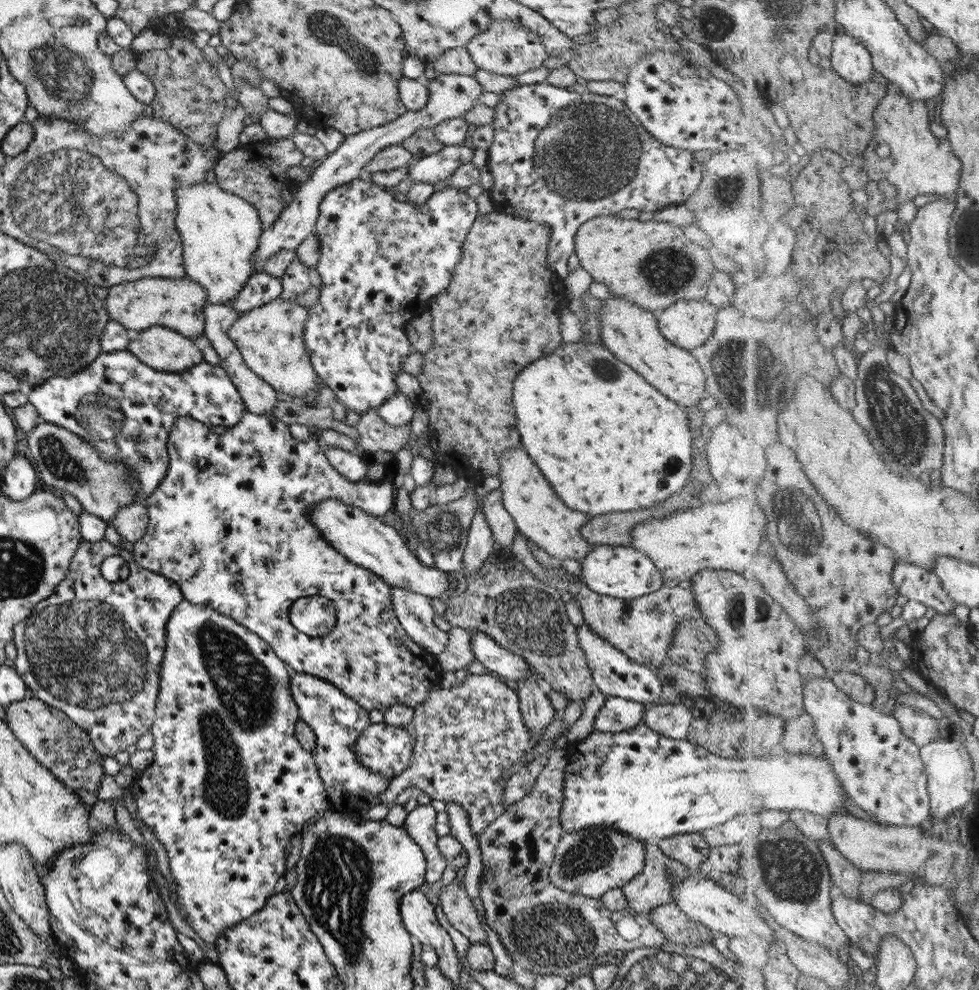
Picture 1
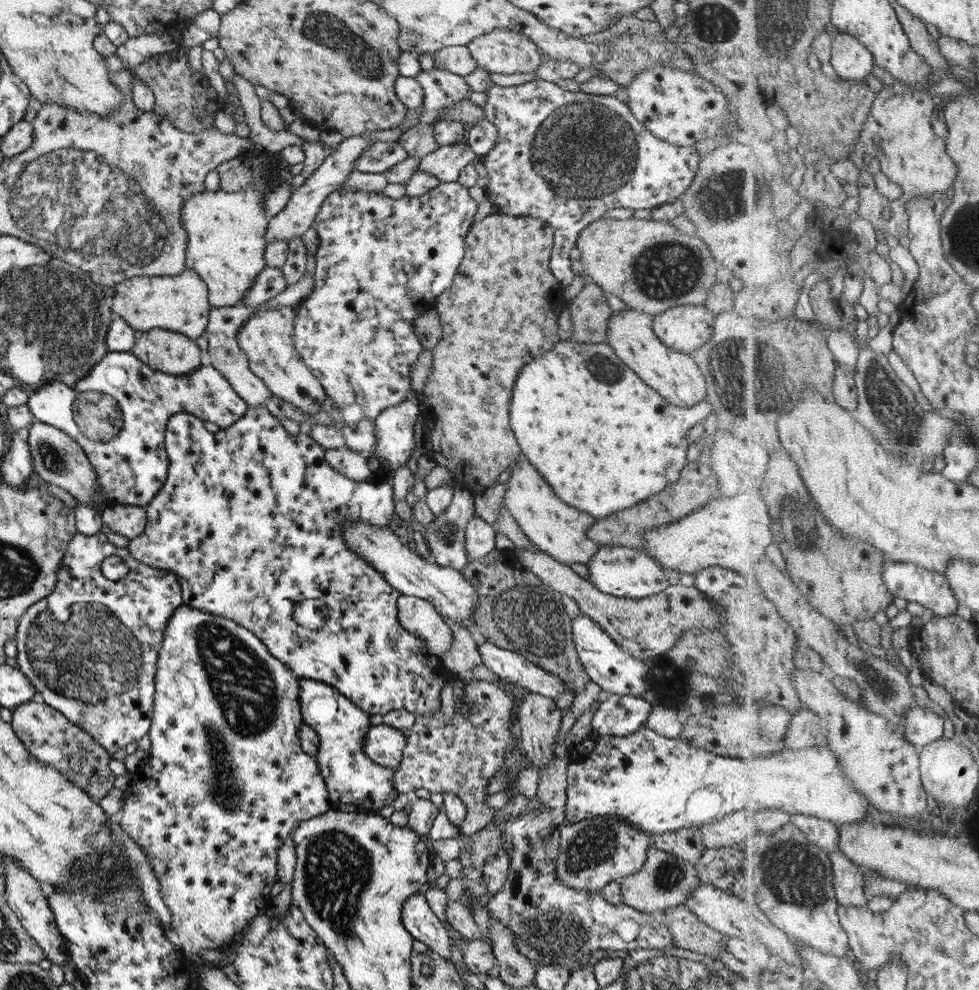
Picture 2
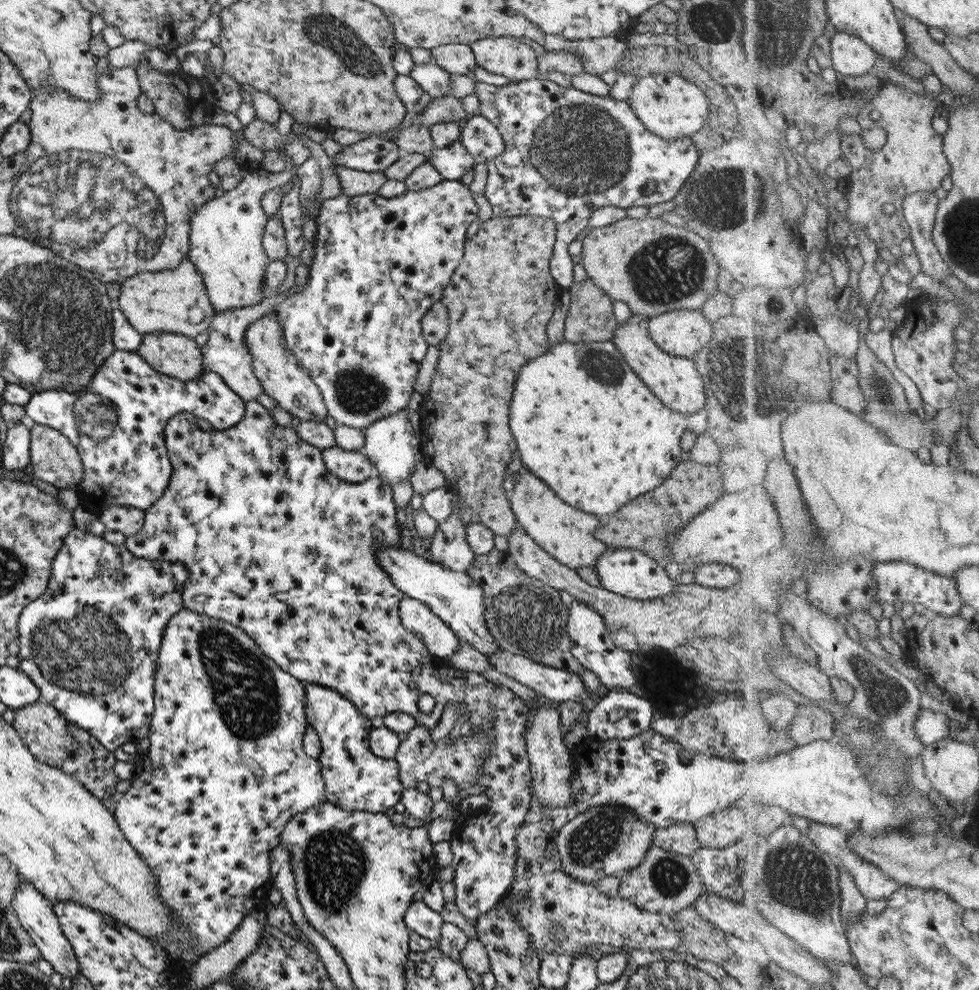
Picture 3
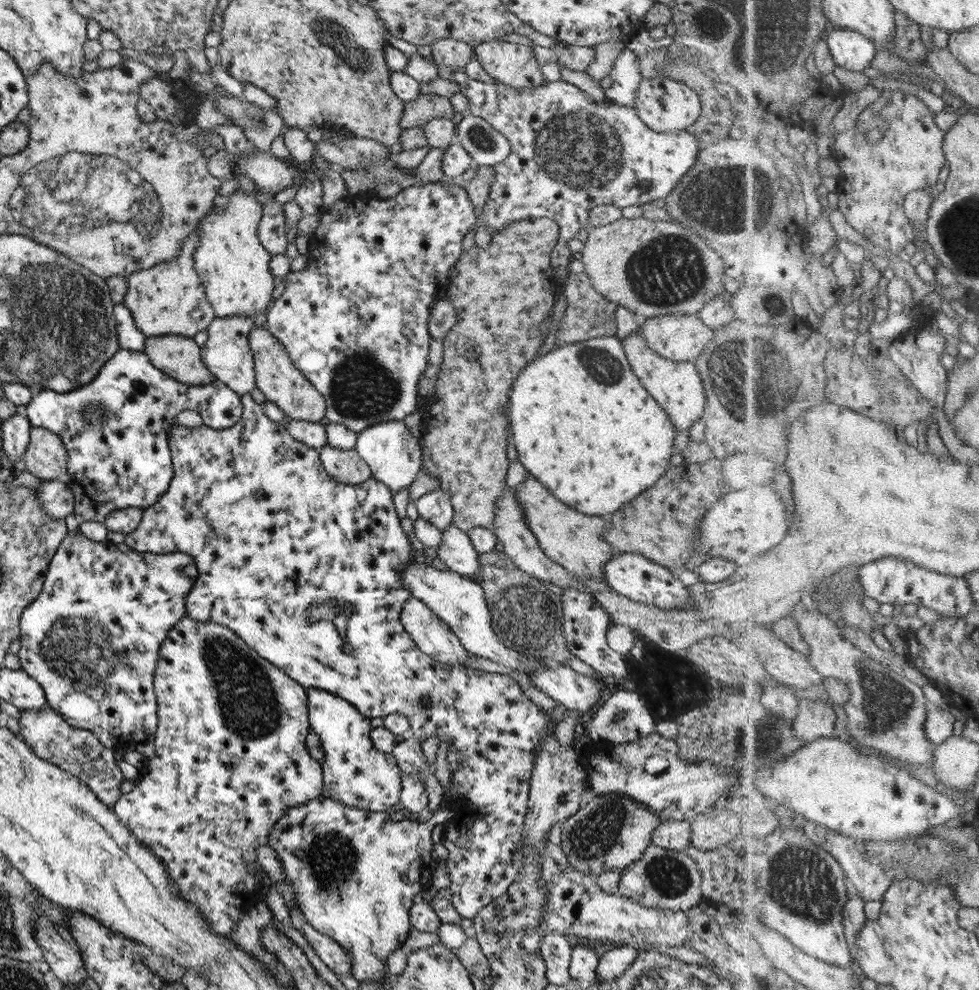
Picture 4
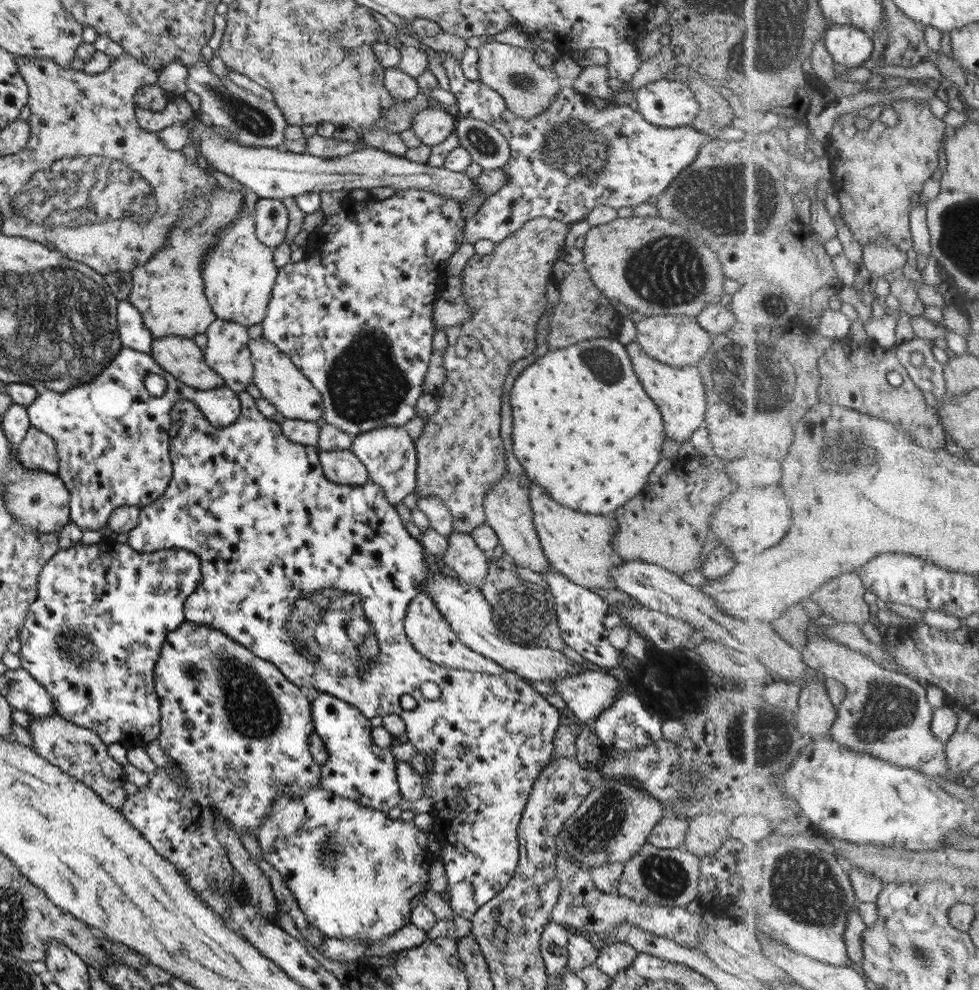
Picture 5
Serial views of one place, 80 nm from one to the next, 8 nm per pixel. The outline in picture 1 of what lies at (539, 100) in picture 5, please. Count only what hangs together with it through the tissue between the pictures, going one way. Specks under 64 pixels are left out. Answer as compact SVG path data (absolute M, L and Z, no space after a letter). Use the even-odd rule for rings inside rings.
M513 19L491 21L487 30L473 35L464 47L477 69L481 68L501 76L516 76L527 70L539 68L549 56L540 38Z

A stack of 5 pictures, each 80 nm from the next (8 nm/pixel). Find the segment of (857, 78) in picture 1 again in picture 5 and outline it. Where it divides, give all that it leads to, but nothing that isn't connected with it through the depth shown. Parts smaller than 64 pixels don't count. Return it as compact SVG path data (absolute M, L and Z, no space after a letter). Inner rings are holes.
M834 24L823 36L827 50L834 62L845 67L862 66L874 53L873 34L858 26Z

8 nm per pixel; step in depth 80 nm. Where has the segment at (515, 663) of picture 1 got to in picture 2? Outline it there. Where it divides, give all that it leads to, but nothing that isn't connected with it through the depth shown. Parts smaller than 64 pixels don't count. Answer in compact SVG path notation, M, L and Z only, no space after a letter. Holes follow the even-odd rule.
M477 639L476 646L485 668L507 683L517 684L527 691L549 699L570 692L560 678L545 672L517 652L497 648L495 644L486 640Z

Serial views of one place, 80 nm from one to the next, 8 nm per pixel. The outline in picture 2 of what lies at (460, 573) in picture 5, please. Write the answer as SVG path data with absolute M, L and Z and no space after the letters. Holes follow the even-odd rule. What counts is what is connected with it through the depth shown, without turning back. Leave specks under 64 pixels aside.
M454 485L454 491L450 503L442 510L441 514L435 515L431 522L423 528L424 540L430 552L431 562L439 566L445 566L455 571L463 571L469 559L464 549L464 532L473 517L475 494L463 486Z

